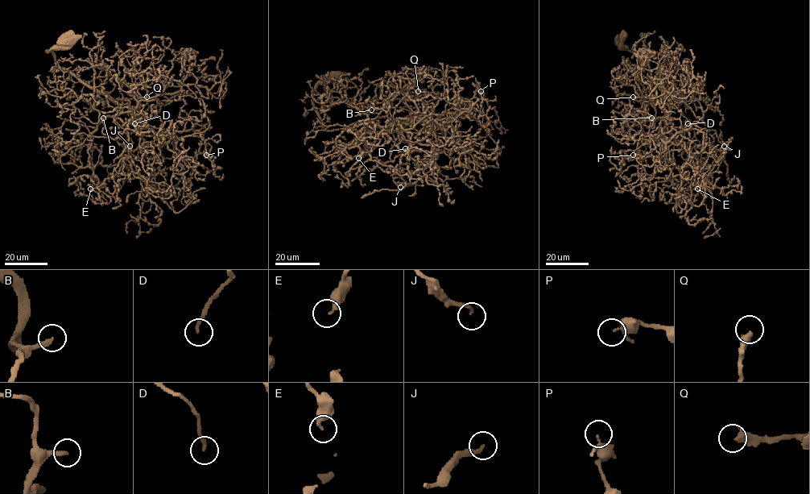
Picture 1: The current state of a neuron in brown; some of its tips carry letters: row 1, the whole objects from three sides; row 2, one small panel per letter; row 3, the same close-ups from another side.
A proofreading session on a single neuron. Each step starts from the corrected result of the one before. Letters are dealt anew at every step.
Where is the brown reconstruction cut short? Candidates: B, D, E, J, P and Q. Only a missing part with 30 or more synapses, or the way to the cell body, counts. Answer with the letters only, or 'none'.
B, D, Q

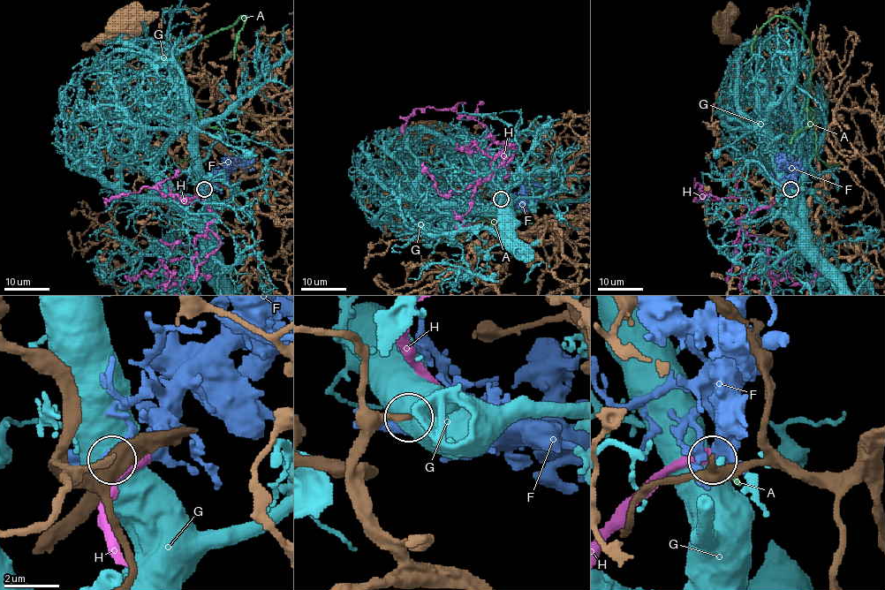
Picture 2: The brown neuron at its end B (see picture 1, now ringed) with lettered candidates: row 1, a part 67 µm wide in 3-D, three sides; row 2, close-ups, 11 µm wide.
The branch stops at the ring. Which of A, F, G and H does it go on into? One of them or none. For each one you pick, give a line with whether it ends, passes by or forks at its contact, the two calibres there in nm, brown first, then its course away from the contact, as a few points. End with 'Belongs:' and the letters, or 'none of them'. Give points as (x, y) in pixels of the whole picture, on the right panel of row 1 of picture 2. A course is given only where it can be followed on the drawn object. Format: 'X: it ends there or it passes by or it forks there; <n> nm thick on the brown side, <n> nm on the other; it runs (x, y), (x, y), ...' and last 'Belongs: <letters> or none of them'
H: it ends there; 240 nm thick on the brown side, 320 nm on the other
Belongs: H

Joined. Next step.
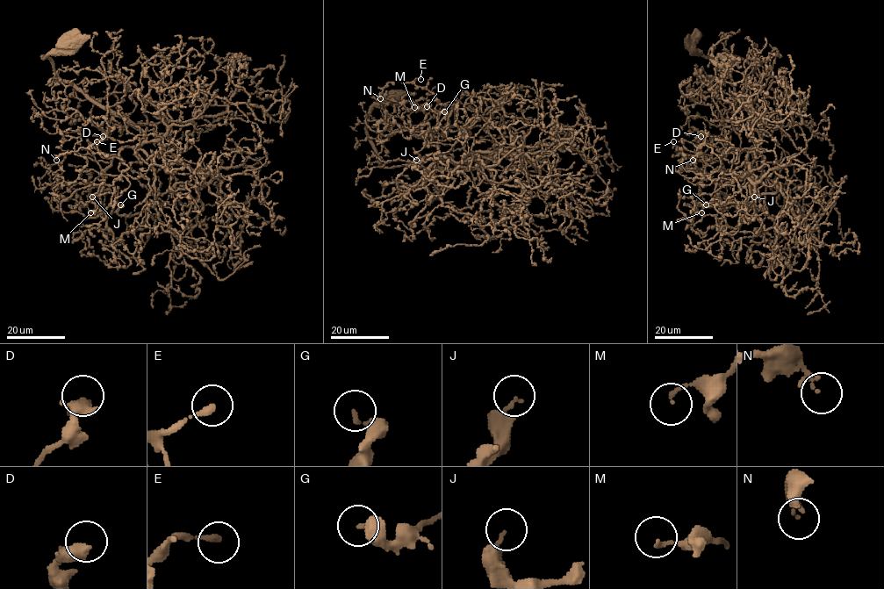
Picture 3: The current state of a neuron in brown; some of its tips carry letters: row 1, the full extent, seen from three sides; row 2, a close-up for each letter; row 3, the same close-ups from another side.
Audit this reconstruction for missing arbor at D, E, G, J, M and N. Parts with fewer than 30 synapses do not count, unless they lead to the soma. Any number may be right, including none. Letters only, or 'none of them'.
none of them

